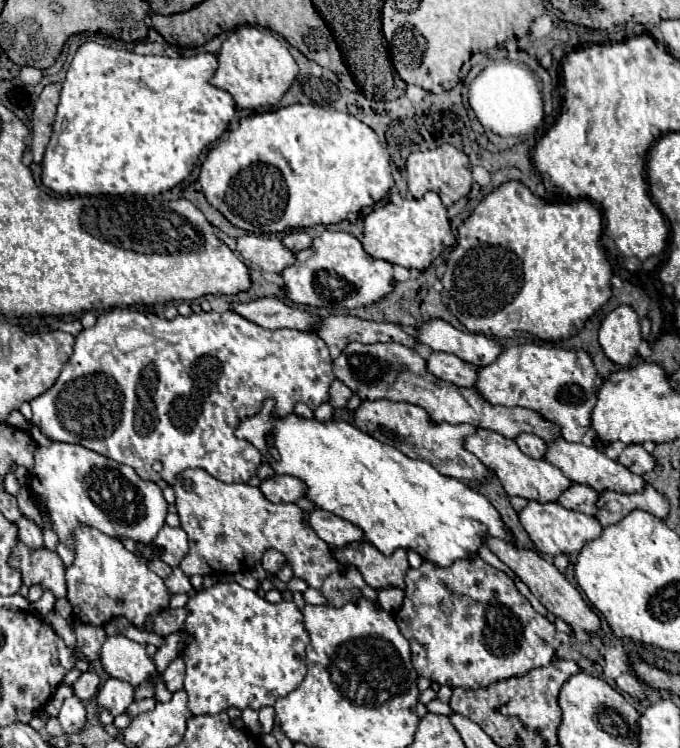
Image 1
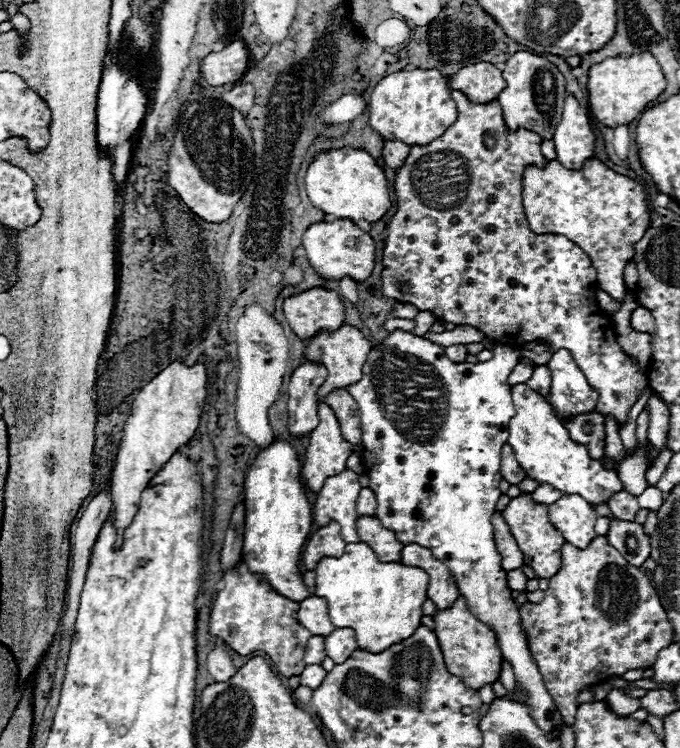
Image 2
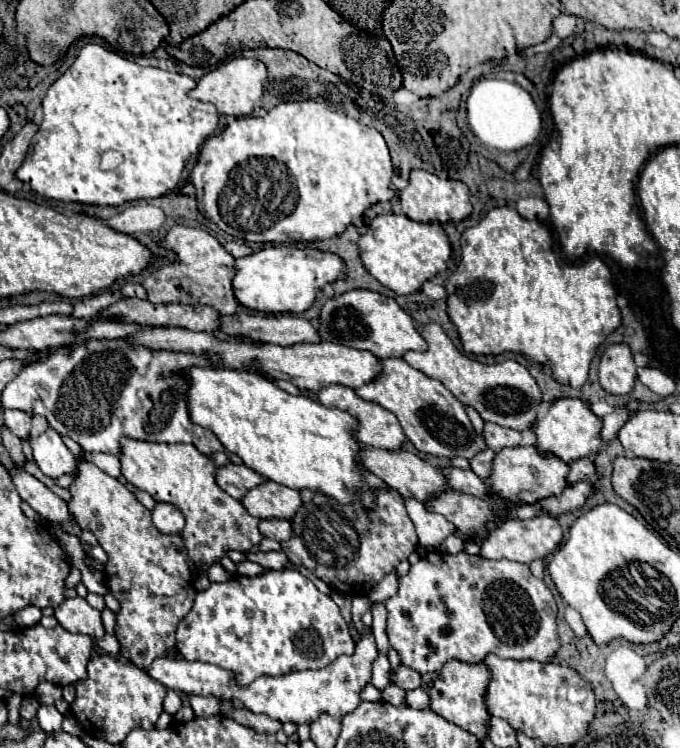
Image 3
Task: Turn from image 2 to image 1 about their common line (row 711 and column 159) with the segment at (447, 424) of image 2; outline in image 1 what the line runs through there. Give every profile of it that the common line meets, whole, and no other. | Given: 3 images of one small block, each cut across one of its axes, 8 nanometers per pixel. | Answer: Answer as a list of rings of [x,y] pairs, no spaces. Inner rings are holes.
[[[164,526],[158,536],[154,538],[154,548],[158,548],[158,556],[160,560],[164,560],[170,566],[178,566],[180,560],[186,556],[188,552],[188,538],[186,532],[182,528],[172,528],[172,526]]]

